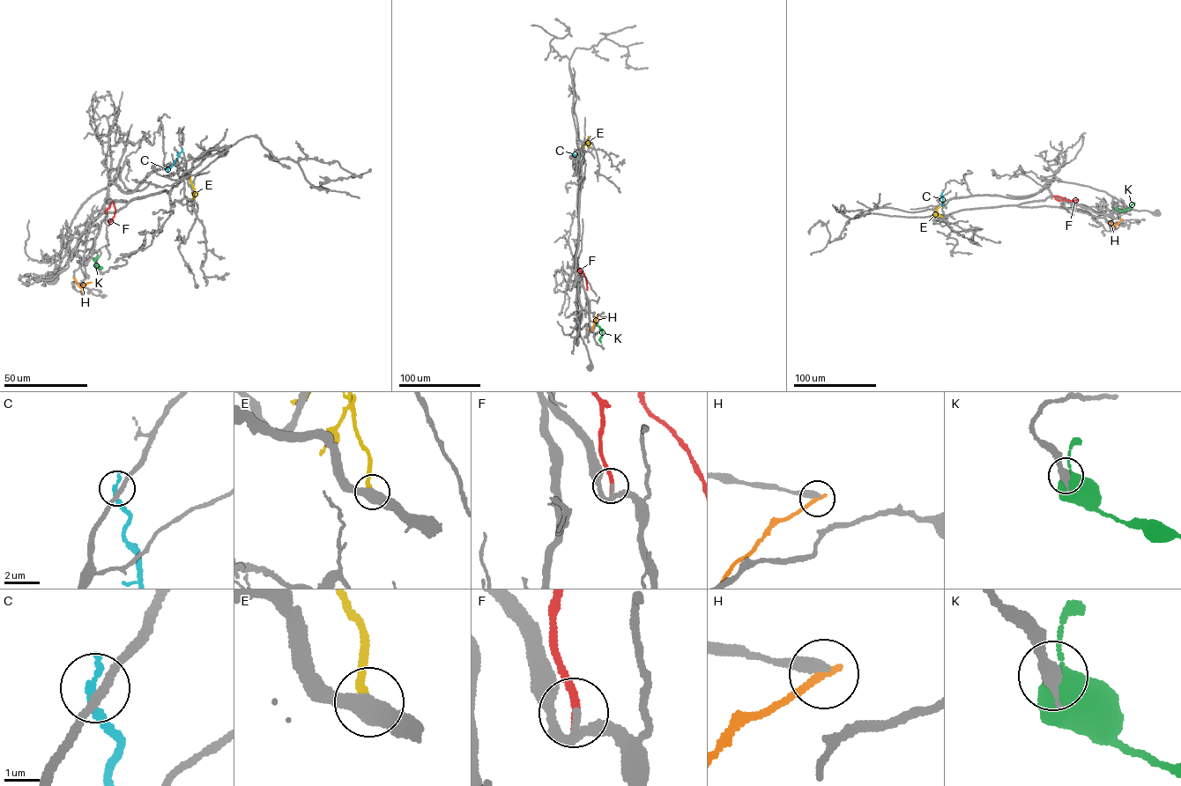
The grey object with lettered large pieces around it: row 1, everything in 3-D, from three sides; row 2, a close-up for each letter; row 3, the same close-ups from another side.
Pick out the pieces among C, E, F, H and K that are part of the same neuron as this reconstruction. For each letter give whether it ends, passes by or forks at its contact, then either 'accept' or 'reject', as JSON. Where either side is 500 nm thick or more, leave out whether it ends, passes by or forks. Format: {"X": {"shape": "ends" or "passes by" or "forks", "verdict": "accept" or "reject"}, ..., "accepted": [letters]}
{"C": {"shape": "ends", "verdict": "reject"}, "E": {"shape": "ends", "verdict": "reject"}, "F": {"shape": "ends", "verdict": "accept"}, "H": {"shape": "ends", "verdict": "reject"}, "K": {"verdict": "reject"}, "accepted": ["F"]}

